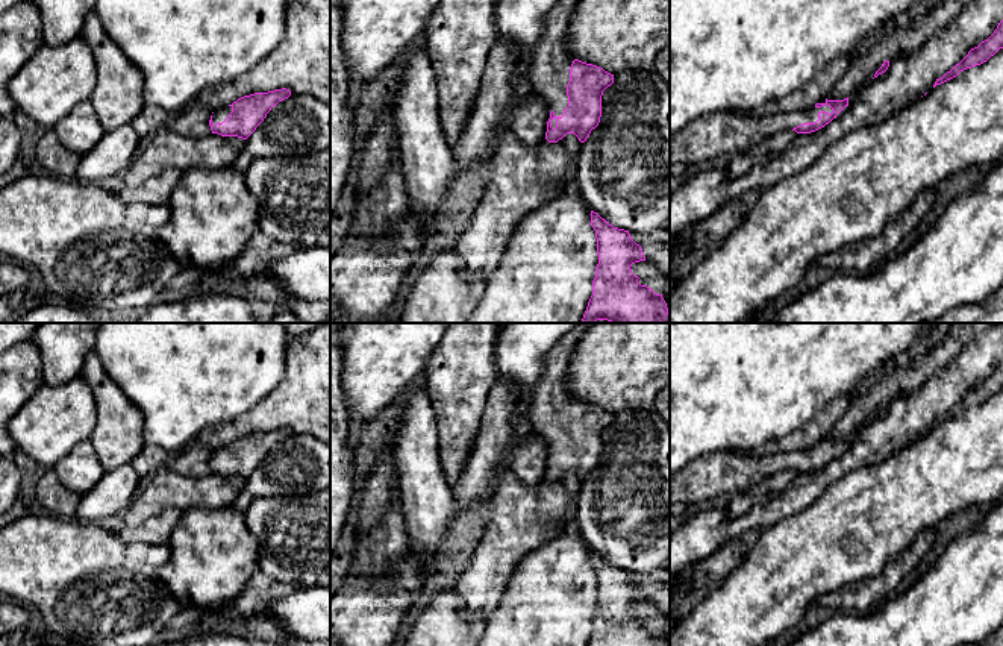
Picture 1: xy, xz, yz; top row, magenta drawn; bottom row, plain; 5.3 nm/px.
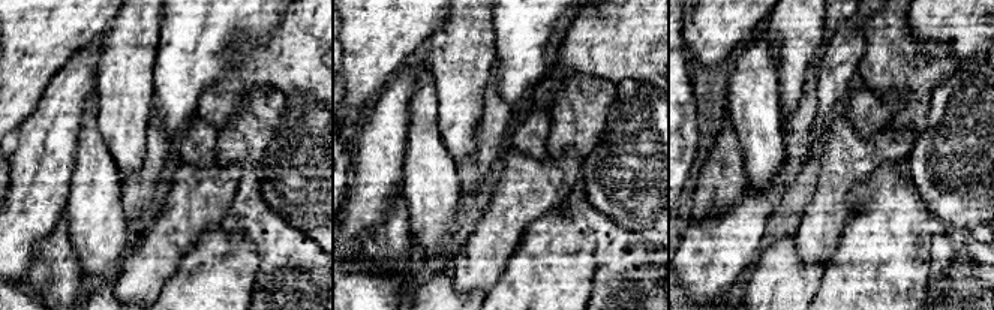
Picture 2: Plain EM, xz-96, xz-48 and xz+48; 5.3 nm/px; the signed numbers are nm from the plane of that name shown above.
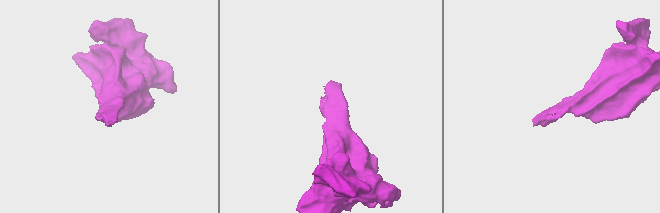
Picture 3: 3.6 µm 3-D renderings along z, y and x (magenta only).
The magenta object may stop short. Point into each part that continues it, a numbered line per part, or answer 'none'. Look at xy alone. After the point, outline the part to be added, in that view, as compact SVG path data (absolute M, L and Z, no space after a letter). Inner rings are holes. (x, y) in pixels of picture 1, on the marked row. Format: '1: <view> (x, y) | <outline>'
1: xy (220, 116) | M226 106L223 109L218 109L212 114L212 123L217 124L217 123L223 123L229 114L232 112L232 106Z

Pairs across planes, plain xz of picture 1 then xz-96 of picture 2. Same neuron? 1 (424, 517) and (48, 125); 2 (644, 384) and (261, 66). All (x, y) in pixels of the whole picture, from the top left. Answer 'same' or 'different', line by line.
1: different
2: same

